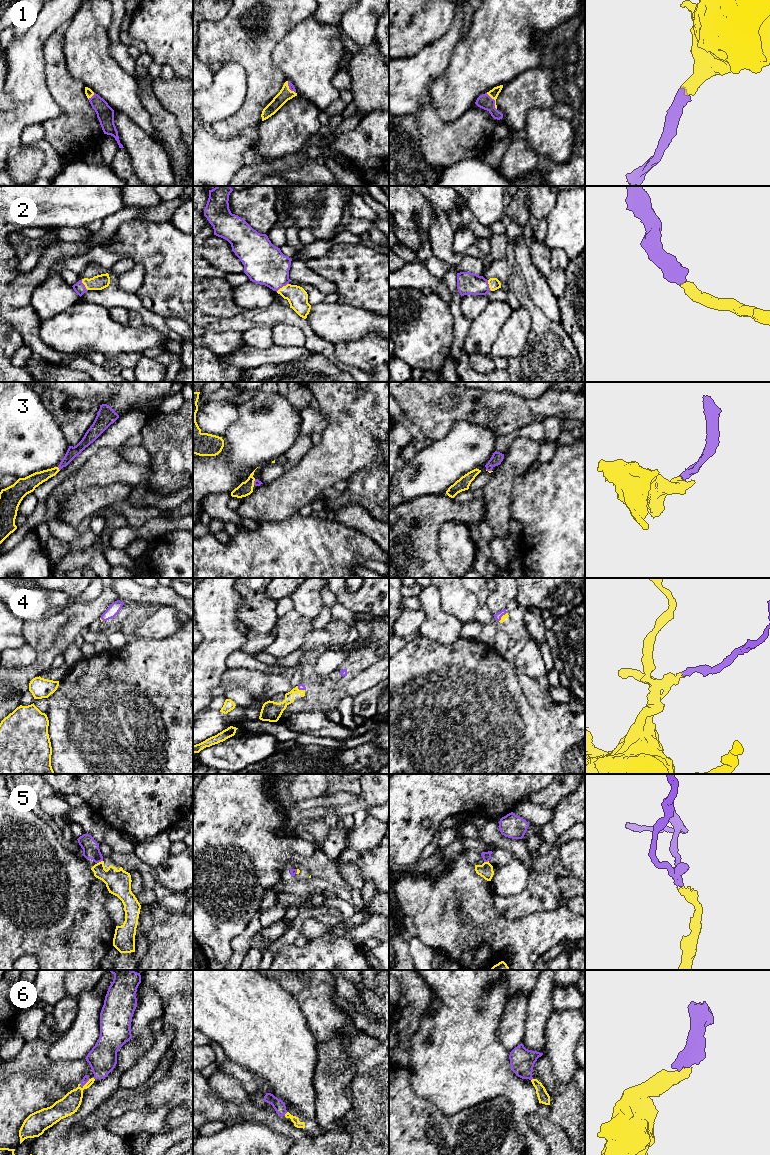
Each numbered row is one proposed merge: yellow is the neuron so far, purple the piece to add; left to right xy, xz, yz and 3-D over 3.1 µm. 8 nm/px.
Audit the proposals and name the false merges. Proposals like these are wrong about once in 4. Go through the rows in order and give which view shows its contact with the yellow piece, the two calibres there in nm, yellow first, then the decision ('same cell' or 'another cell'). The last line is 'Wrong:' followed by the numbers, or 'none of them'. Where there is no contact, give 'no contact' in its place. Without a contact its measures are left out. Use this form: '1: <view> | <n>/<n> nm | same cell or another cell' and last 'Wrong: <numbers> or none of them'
1: yz | 70/120 nm | same cell
2: xz | 160/320 nm | same cell
3: xy | 120/90 nm | same cell
4: yz | 40/60 nm | same cell
5: xy | 200/130 nm | same cell
6: xy | 160/50 nm | same cell
Wrong: none of them

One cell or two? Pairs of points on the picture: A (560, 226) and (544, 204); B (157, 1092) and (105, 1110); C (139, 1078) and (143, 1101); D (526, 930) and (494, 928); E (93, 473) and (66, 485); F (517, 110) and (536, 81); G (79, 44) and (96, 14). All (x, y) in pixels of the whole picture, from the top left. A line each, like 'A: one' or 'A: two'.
A: two
B: one
C: two
D: one
E: one
F: one
G: one

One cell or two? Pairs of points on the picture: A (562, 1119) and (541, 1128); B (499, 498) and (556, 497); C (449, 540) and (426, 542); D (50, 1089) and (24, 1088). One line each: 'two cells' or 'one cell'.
A: two cells
B: two cells
C: two cells
D: one cell

